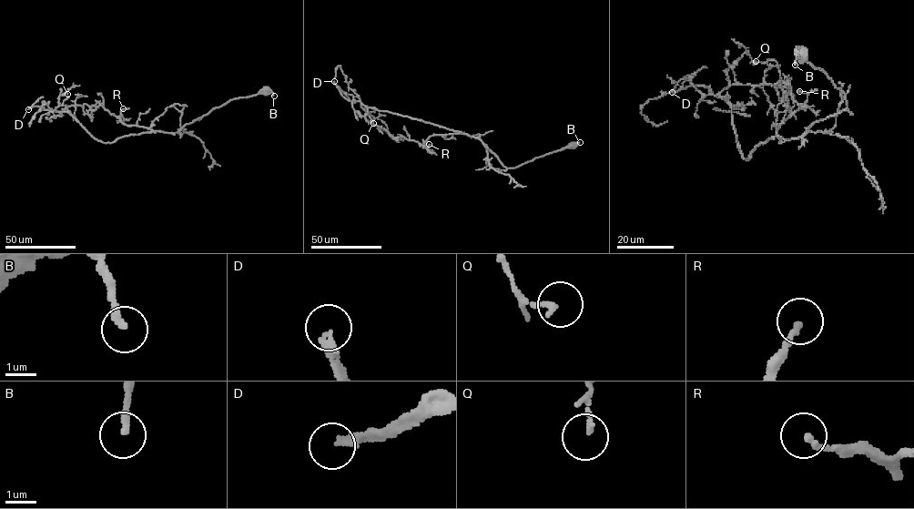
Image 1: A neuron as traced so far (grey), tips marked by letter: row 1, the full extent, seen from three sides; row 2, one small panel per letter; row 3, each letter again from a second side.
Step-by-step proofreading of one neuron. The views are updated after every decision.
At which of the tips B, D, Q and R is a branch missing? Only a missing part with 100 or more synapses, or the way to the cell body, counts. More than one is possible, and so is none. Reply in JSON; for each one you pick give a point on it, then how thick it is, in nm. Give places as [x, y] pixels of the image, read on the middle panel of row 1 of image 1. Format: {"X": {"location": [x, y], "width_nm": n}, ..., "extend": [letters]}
{"D": {"location": [334, 81], "width_nm": 300}, "extend": ["D"]}

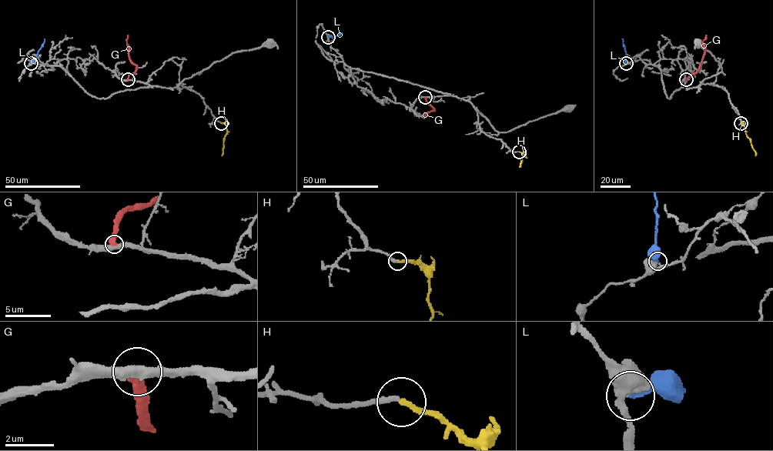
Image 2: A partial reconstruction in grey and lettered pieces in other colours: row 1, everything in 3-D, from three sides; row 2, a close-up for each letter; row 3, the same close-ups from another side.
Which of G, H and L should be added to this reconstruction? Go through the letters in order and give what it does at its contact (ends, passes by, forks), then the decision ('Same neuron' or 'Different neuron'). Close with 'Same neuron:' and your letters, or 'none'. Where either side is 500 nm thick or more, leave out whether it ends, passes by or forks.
G: It ends there. Different neuron
H: It ends there. Same neuron
L: It ends there. Different neuron
Same neuron: H

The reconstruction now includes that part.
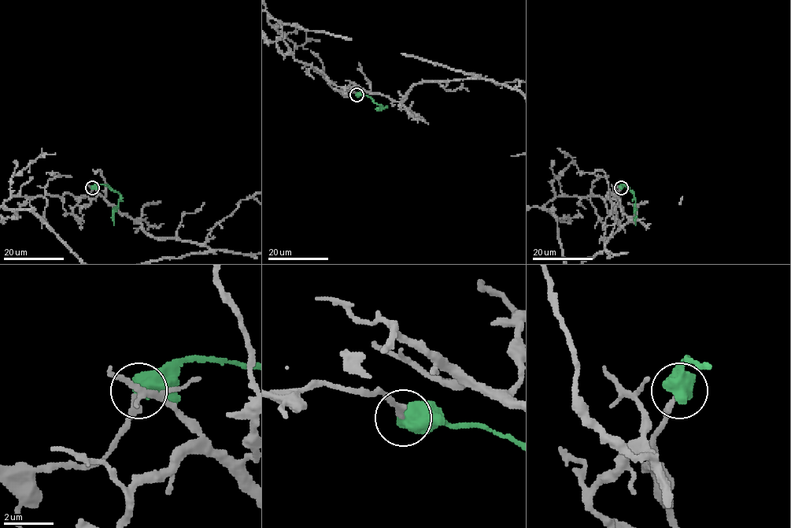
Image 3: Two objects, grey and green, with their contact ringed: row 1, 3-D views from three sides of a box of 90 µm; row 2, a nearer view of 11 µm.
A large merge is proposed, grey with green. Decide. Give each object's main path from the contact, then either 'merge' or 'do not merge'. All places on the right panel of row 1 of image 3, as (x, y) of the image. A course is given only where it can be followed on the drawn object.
green via (621, 187), (622, 184), (625, 184), (633, 195), (635, 224) | merge

